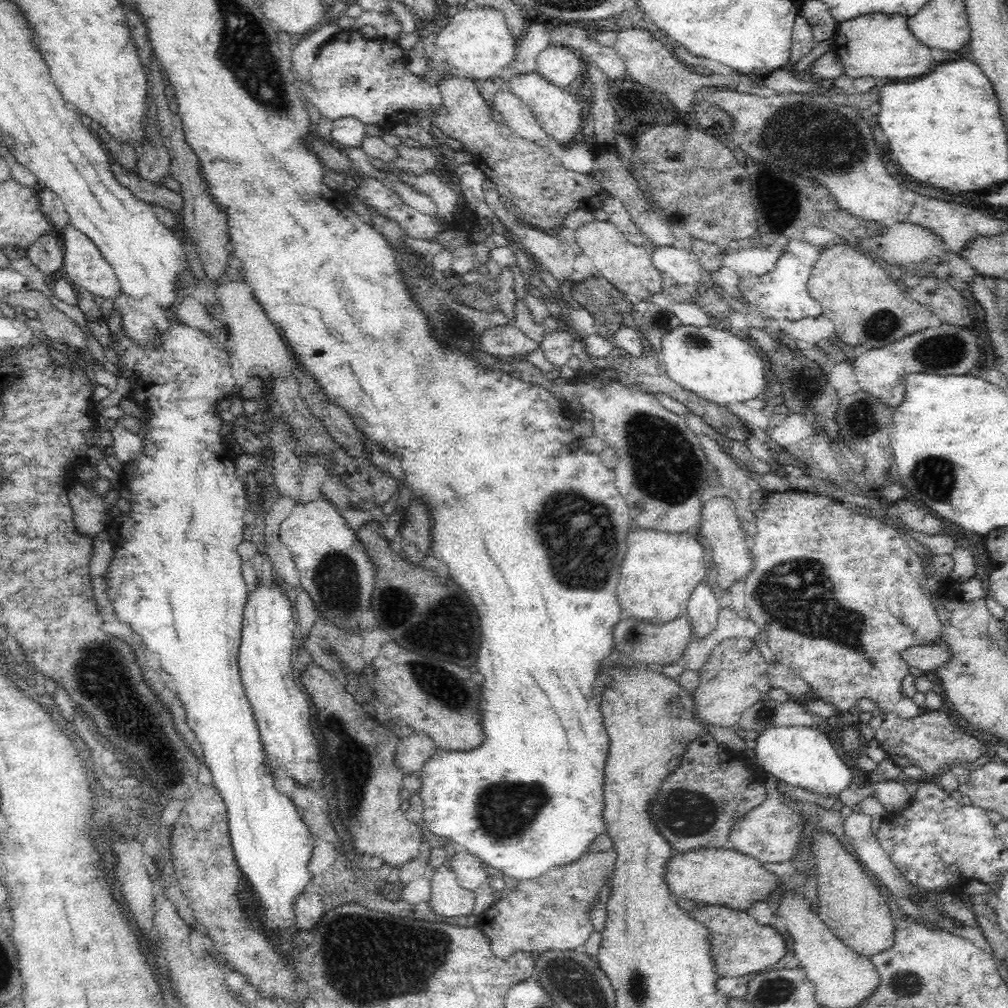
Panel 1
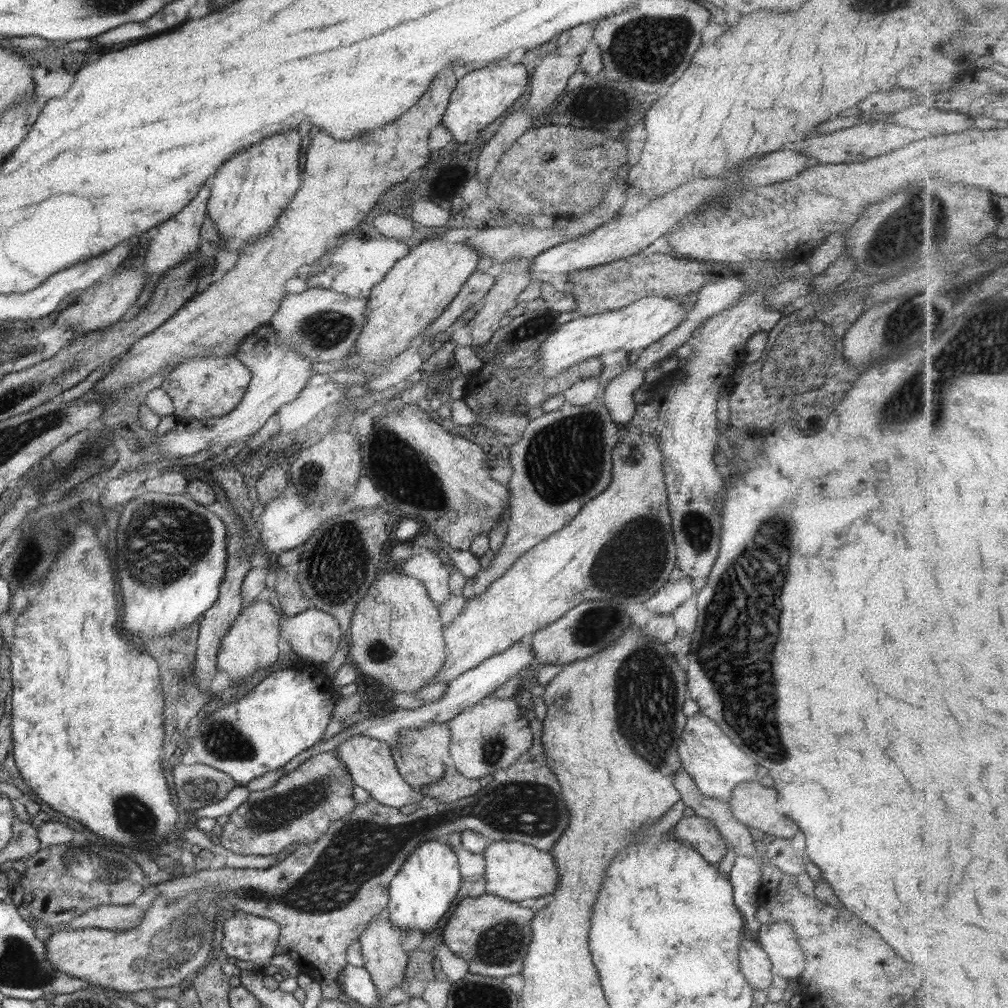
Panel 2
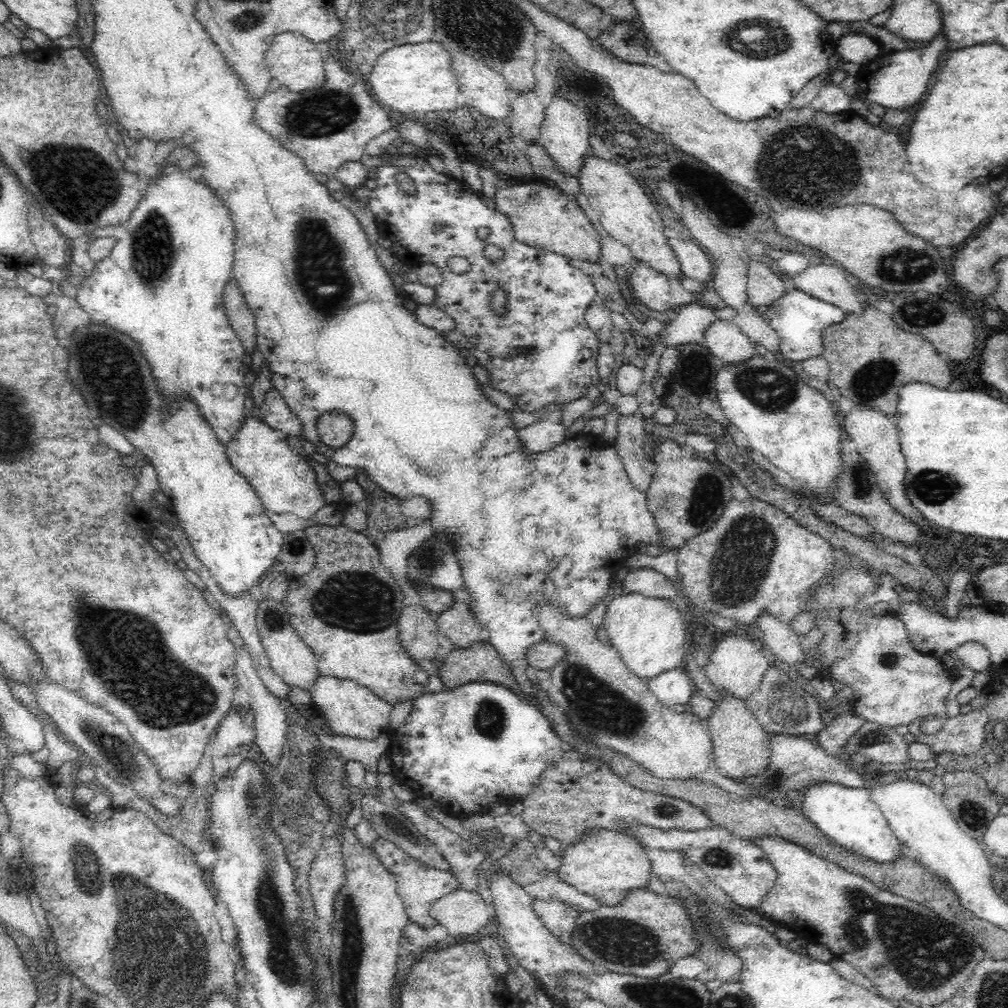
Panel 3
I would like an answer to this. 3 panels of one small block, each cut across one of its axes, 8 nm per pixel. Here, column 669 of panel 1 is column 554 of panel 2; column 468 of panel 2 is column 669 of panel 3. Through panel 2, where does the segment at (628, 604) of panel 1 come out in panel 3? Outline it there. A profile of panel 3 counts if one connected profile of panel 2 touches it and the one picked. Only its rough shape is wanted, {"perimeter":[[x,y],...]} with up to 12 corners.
{"perimeter":[[614,598],[603,628],[640,678],[682,667],[687,617],[668,598]]}

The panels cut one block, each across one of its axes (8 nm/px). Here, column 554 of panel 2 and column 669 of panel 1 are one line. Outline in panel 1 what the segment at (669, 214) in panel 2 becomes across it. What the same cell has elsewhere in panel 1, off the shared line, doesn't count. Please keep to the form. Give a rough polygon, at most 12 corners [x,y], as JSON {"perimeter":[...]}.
{"perimeter":[[649,248],[650,260],[679,284],[702,283],[700,264],[688,249]]}

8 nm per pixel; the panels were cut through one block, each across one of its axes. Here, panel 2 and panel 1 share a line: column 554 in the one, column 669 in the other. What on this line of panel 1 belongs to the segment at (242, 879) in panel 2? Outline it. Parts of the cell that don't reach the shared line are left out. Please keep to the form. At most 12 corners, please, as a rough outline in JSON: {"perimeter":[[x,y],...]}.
{"perimeter":[[712,734],[649,808],[676,853],[727,848],[770,777]]}

